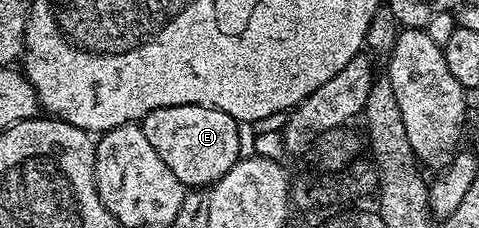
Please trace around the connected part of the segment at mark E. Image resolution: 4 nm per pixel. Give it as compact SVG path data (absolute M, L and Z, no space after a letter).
M171 105L163 109L151 109L139 126L151 141L155 153L175 173L186 189L209 189L241 158L237 120L219 109L203 105Z

